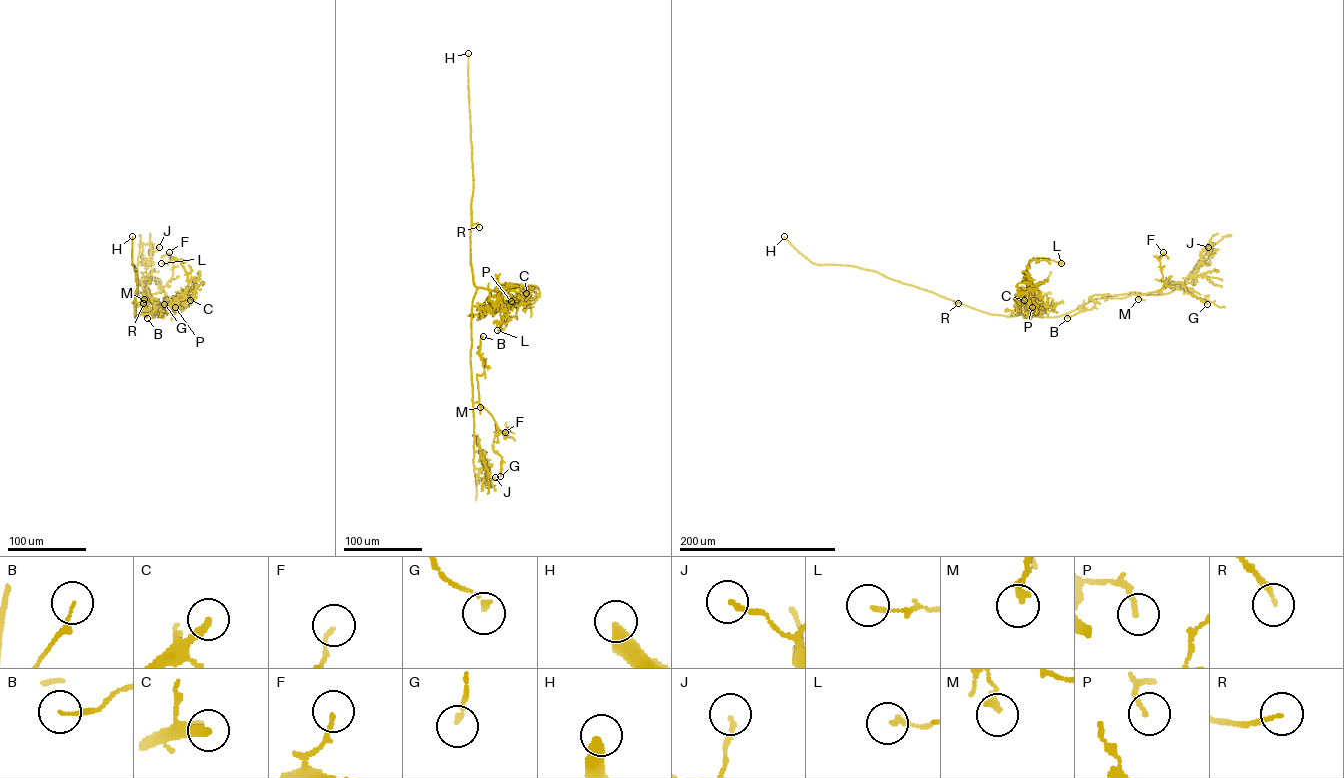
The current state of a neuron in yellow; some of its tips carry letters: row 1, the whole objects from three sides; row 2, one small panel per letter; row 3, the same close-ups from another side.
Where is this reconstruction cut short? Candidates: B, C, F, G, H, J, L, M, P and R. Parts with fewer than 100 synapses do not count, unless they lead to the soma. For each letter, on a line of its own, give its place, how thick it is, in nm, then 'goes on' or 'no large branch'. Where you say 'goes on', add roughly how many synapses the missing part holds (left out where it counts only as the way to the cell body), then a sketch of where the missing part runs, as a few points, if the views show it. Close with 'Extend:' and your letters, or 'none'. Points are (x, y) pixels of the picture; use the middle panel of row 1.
B: place (483, 336); calibre 120 nm; no large branch
C: place (526, 293); calibre 320 nm; goes on; 100 synapses; course (526, 293), (538, 297)
F: place (505, 432); calibre 130 nm; no large branch
G: place (500, 476); calibre 170 nm; no large branch
H: place (468, 53); calibre 480 nm; goes on; 950 synapses
J: place (495, 477); calibre 150 nm; no large branch
L: place (497, 330); calibre 150 nm; no large branch
M: place (480, 407); calibre 240 nm; no large branch
P: place (511, 301); calibre 150 nm; no large branch
R: place (479, 227); calibre 150 nm; no large branch
Extend: C, H

